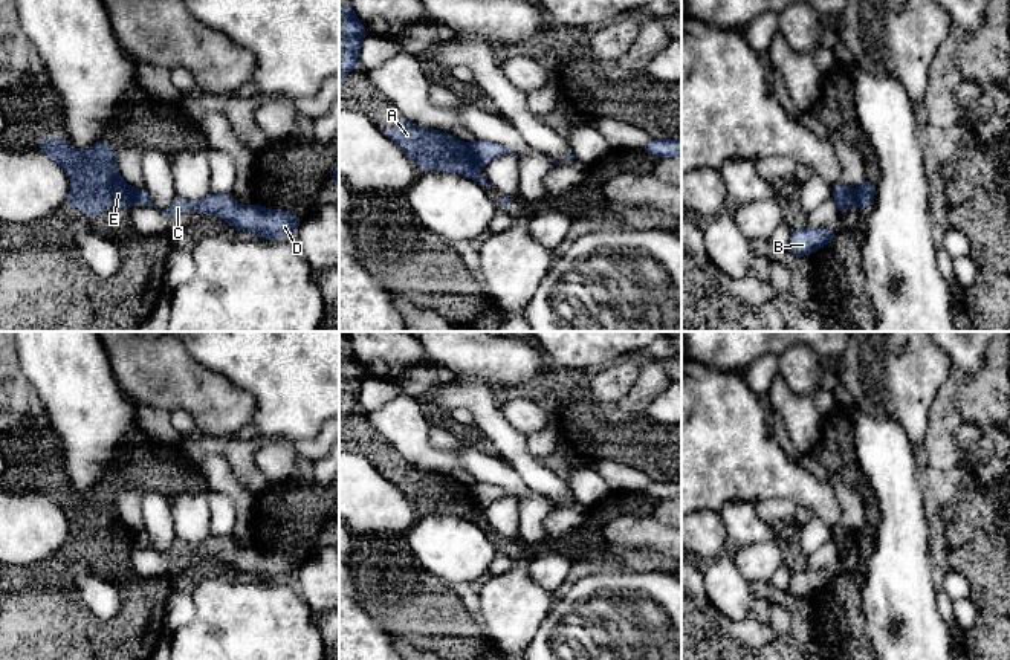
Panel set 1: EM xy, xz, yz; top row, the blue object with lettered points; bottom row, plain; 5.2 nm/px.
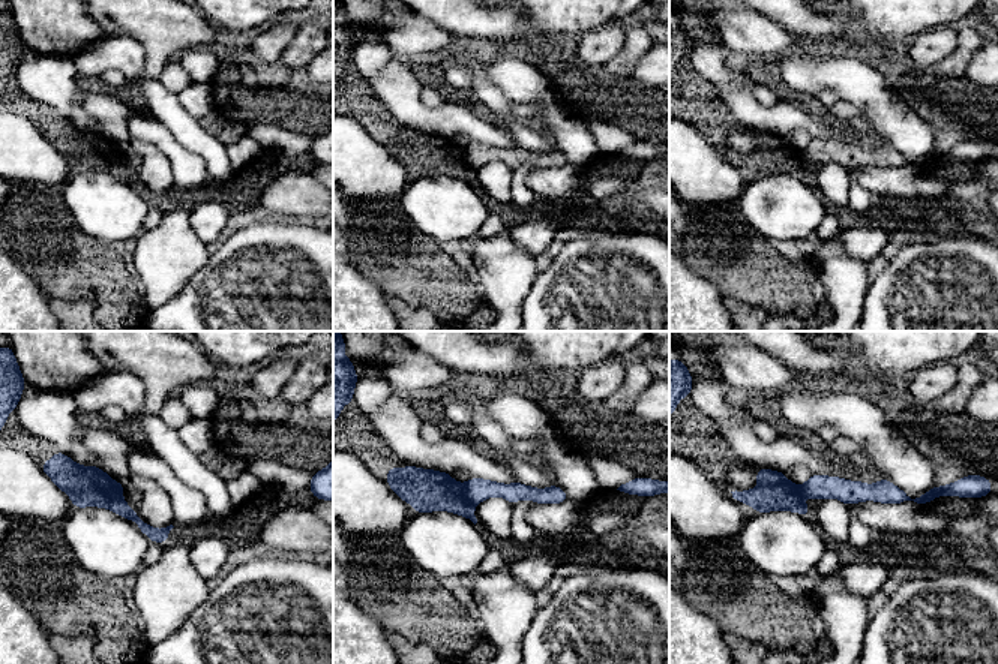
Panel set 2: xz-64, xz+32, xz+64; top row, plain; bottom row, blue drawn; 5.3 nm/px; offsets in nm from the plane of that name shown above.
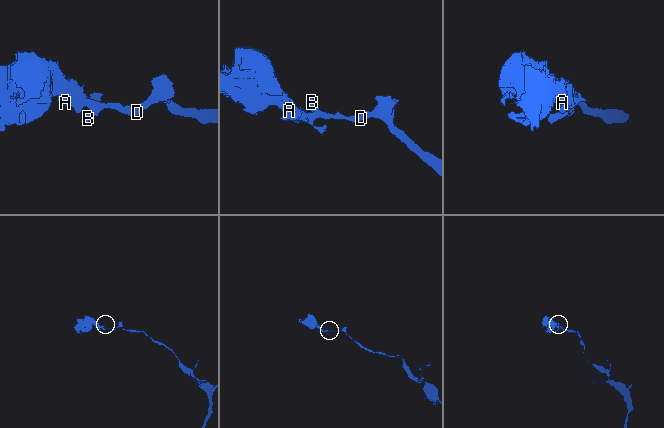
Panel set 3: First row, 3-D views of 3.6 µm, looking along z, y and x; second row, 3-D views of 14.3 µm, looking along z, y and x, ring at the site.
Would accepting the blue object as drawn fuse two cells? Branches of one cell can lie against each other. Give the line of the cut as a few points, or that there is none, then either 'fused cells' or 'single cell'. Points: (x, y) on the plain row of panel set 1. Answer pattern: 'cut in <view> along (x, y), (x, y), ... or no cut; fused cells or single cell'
cut in xz along (468, 486), (472, 500), (480, 507); fused cells

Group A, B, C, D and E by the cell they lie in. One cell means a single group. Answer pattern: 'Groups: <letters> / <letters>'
Groups: A E / B C D

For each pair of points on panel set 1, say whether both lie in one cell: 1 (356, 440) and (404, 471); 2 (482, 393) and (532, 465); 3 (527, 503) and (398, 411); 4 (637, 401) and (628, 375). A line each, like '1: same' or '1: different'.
1: same
2: same
3: same
4: different

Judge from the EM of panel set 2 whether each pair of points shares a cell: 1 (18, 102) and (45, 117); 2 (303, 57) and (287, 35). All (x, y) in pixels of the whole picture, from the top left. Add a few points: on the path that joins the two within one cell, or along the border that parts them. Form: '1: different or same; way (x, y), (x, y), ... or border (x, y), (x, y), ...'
1: same; way (24, 105), (39, 114)
2: different; border (299, 27), (278, 60)

